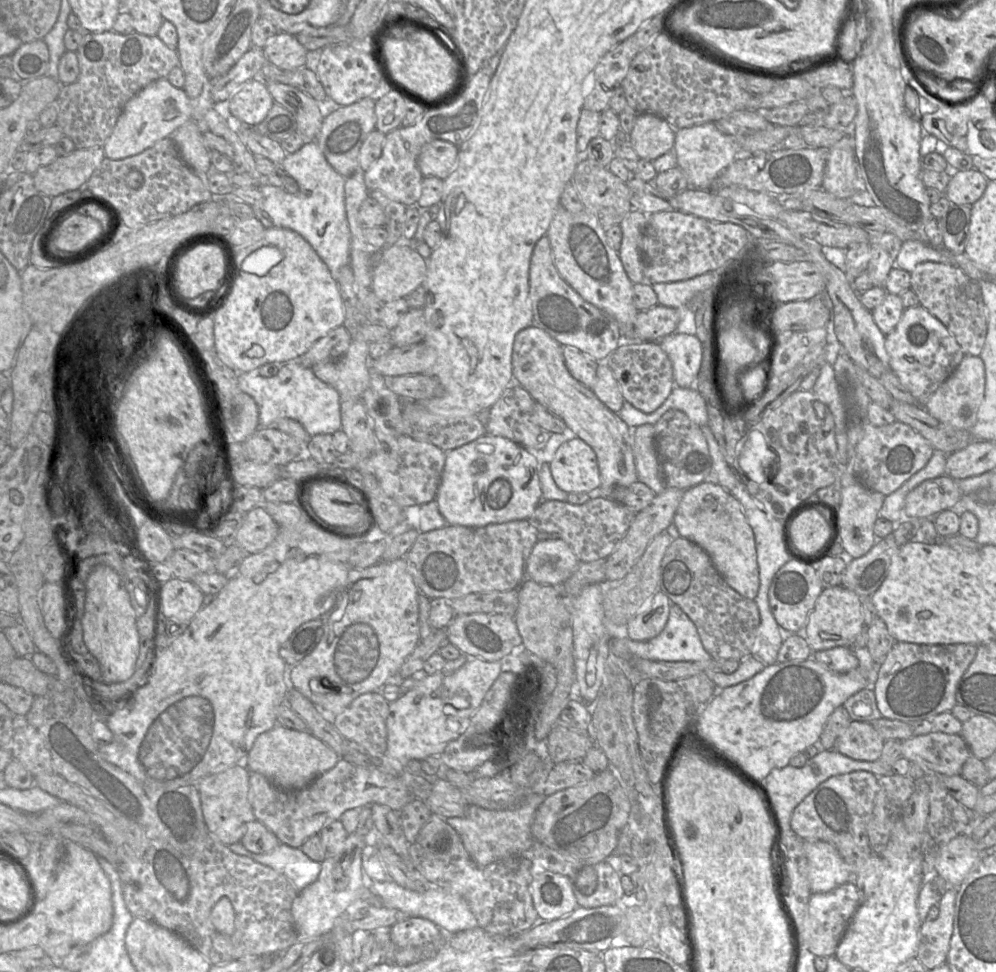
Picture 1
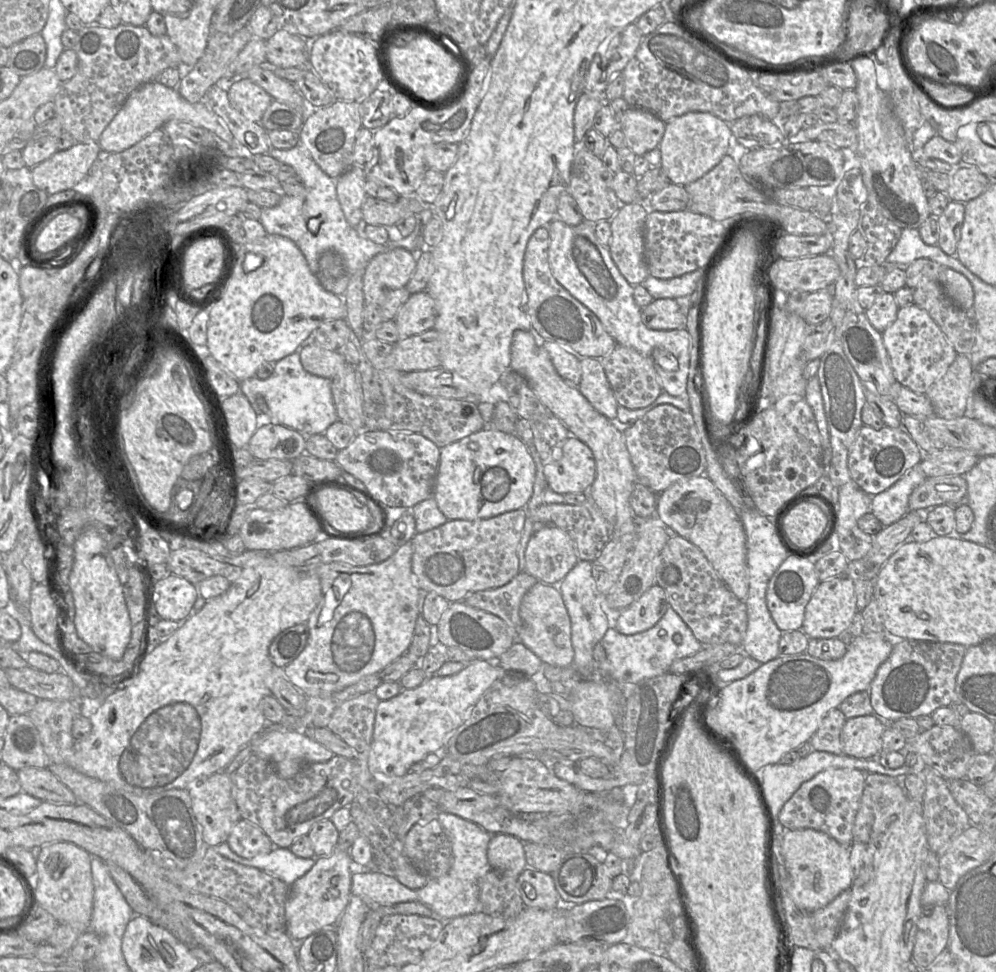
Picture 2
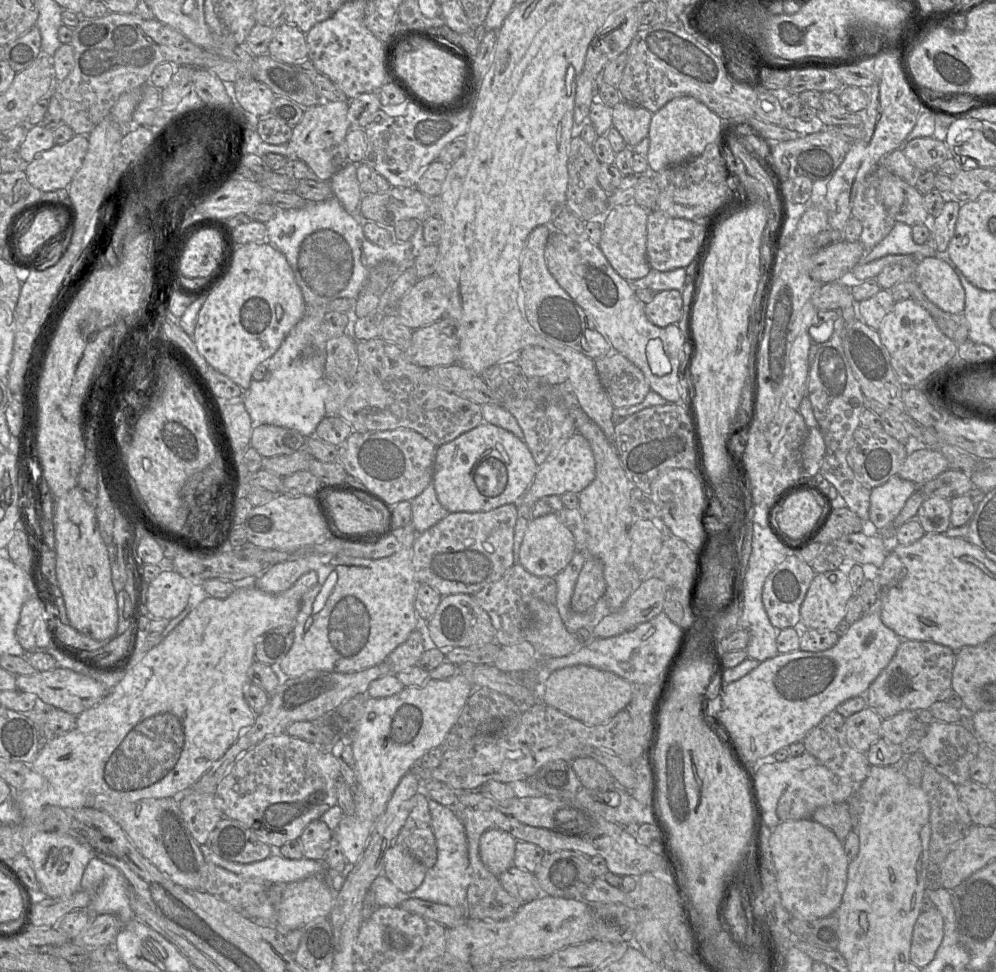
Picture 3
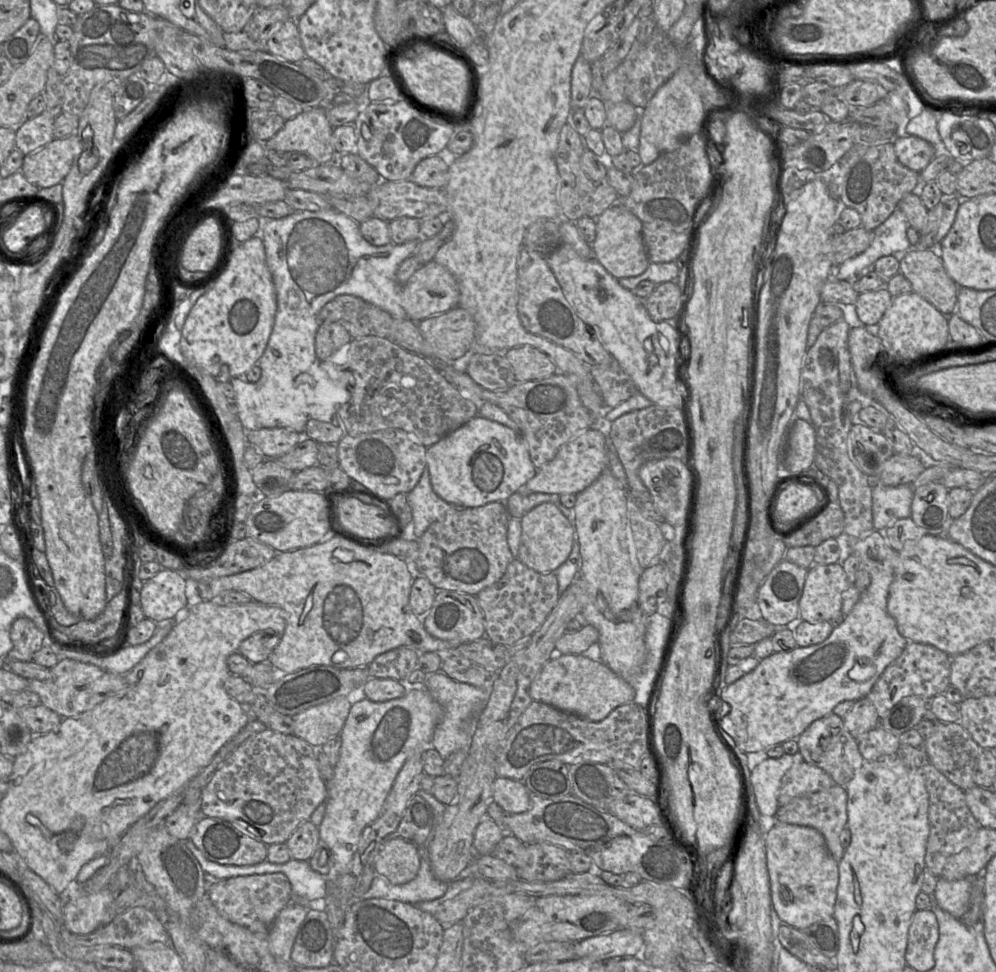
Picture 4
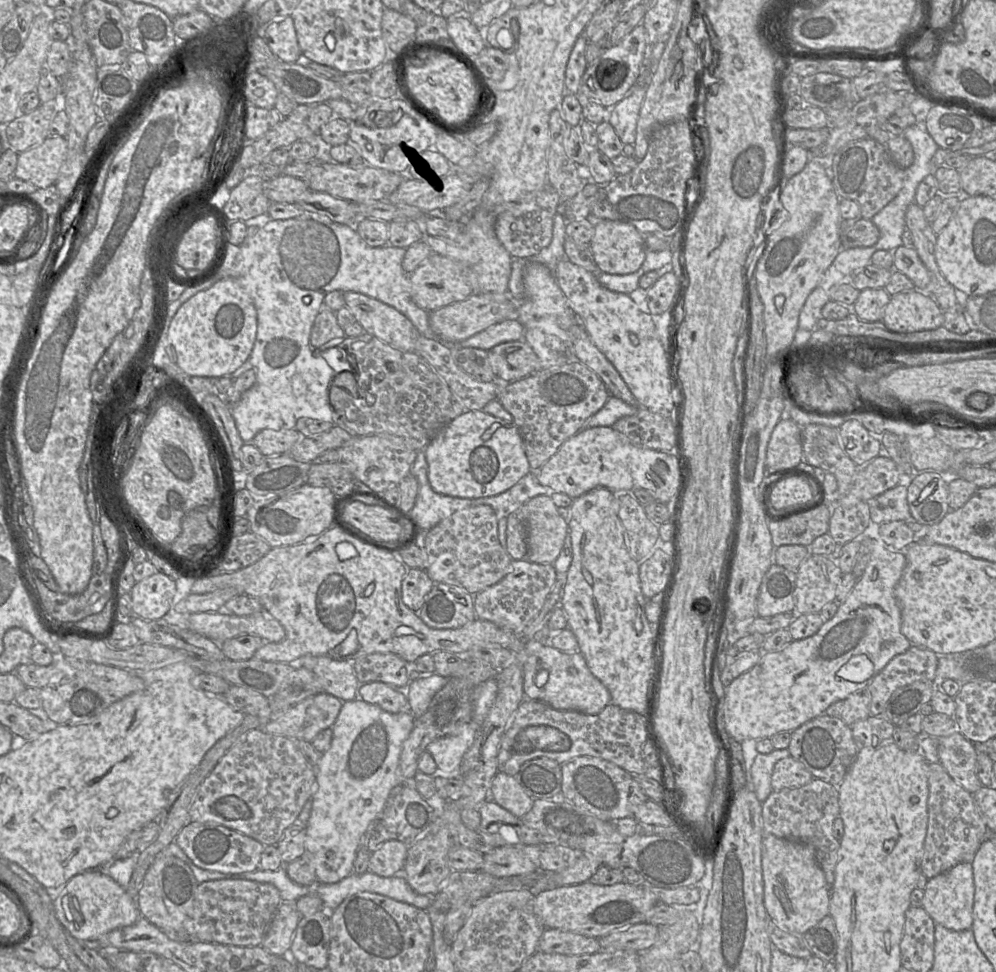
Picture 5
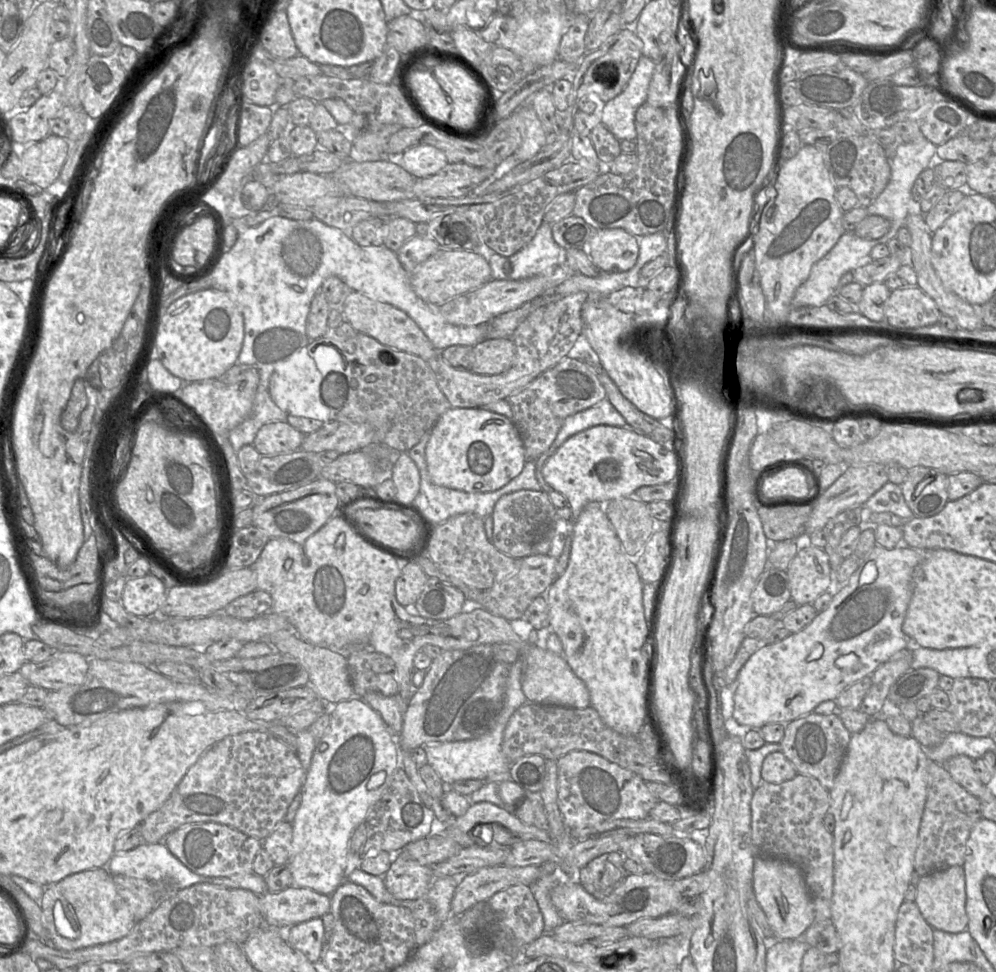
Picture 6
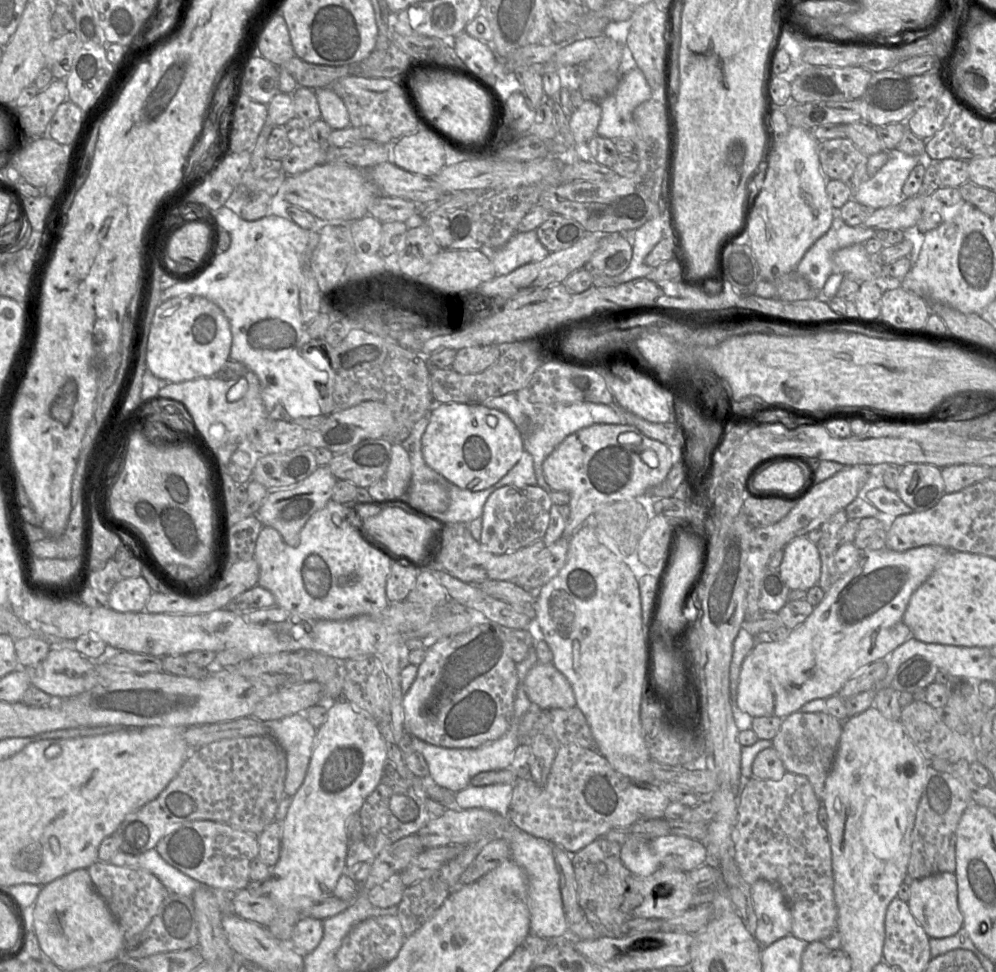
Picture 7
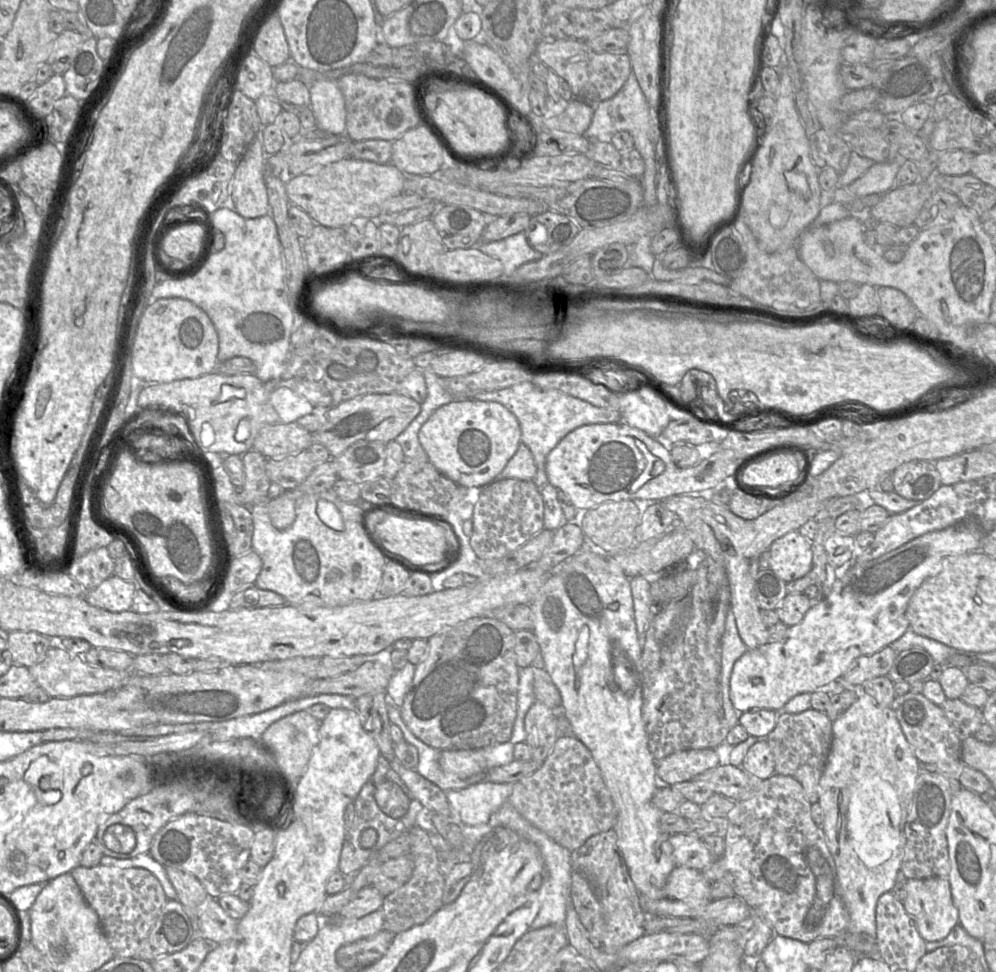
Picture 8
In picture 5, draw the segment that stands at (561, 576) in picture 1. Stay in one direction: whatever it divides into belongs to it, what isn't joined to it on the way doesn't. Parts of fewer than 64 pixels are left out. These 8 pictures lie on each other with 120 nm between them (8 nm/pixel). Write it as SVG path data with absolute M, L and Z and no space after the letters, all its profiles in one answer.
M547 495L529 499L517 510L527 534L526 559L538 564L553 564L568 533L567 522Z

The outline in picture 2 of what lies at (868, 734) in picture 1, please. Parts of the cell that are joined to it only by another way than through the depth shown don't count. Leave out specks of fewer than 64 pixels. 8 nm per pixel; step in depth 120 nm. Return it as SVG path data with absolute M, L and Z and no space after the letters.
M877 715L847 719L841 732L843 754L858 759L874 759L882 750L882 734L887 723Z

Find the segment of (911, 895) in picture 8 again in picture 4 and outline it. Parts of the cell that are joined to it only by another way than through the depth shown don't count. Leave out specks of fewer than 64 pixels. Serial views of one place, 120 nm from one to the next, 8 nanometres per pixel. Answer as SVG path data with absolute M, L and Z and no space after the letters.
M939 877L933 893L939 907L961 919L970 906L972 881L972 878L951 881Z

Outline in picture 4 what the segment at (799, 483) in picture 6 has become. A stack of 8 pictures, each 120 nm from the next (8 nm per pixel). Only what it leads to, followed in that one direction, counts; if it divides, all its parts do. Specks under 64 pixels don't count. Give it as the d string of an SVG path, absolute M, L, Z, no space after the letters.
M790 484L777 499L775 517L780 526L793 527L807 518L816 507L817 501L812 489Z

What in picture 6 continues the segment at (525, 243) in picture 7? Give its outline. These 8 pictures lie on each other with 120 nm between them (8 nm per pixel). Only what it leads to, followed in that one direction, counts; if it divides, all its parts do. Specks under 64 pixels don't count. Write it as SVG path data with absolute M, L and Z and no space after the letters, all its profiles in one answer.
M542 223L533 239L510 257L487 252L491 278L495 280L528 279L562 263L562 254L566 250L562 250L553 240L551 225Z

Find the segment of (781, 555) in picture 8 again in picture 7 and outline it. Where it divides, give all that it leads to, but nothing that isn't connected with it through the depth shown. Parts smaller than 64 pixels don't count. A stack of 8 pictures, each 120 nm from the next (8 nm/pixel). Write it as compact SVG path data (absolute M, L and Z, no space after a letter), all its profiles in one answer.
M799 536L784 548L778 571L790 590L808 591L818 585L821 576L821 559L817 544L807 536Z

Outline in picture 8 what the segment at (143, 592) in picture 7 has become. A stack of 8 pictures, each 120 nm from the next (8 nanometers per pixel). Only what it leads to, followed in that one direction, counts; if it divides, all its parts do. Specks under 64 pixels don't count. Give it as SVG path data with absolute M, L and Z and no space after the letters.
M115 575L104 580L92 590L88 590L86 601L95 607L110 612L122 612L131 609L137 585Z

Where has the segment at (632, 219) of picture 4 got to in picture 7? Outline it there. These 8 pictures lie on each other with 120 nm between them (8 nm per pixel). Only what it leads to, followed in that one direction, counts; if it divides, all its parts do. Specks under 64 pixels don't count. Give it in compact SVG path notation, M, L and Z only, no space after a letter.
M608 234L600 240L589 268L608 276L618 276L628 268L632 255L632 245L625 235Z

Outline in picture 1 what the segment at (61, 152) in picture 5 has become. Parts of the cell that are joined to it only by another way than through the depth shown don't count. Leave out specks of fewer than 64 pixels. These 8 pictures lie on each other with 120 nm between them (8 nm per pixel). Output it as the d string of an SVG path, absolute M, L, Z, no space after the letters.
M103 147L75 149L33 174L34 186L50 198L83 188L105 158Z

